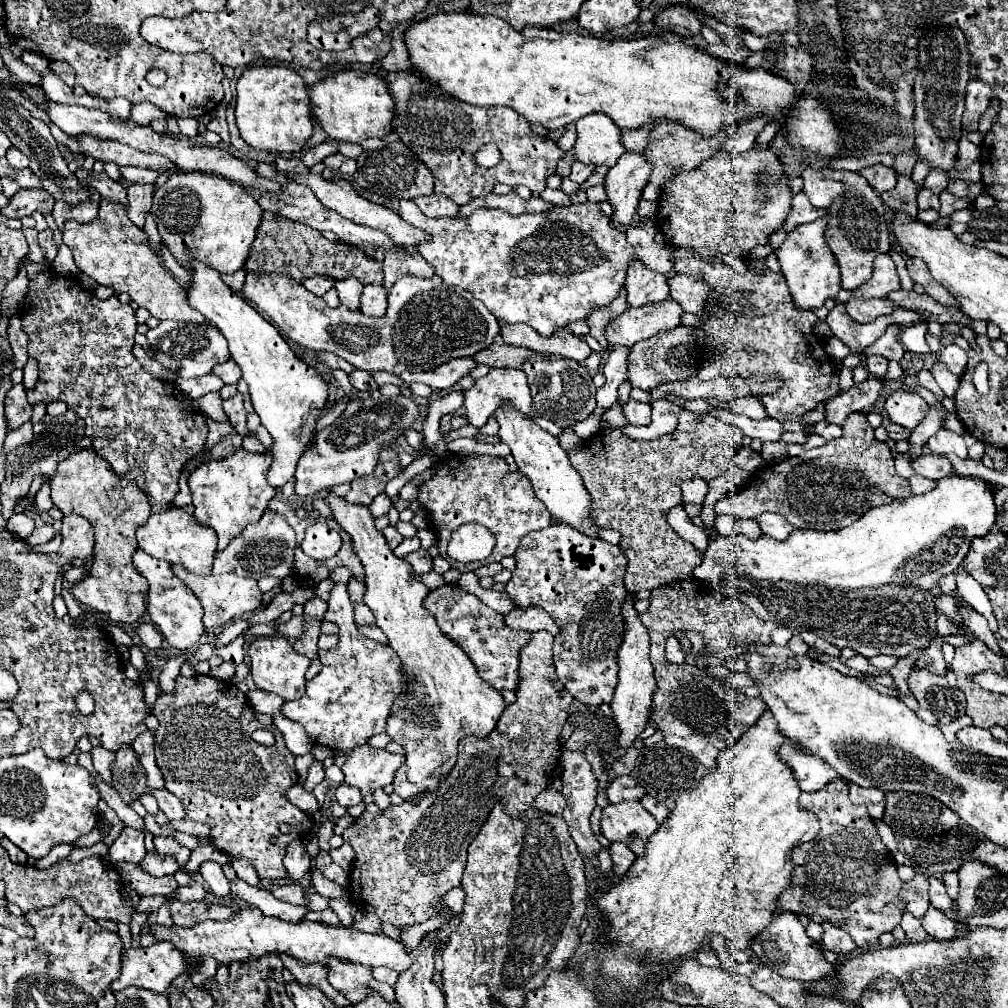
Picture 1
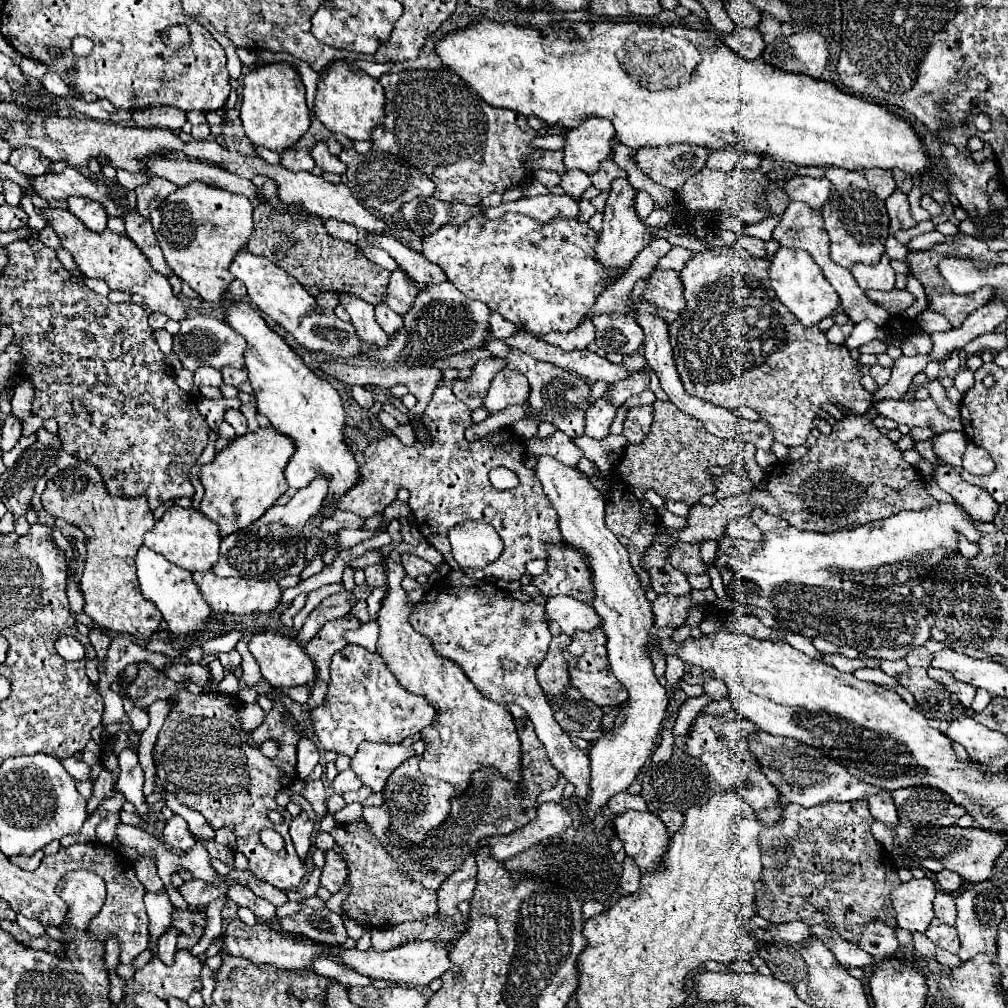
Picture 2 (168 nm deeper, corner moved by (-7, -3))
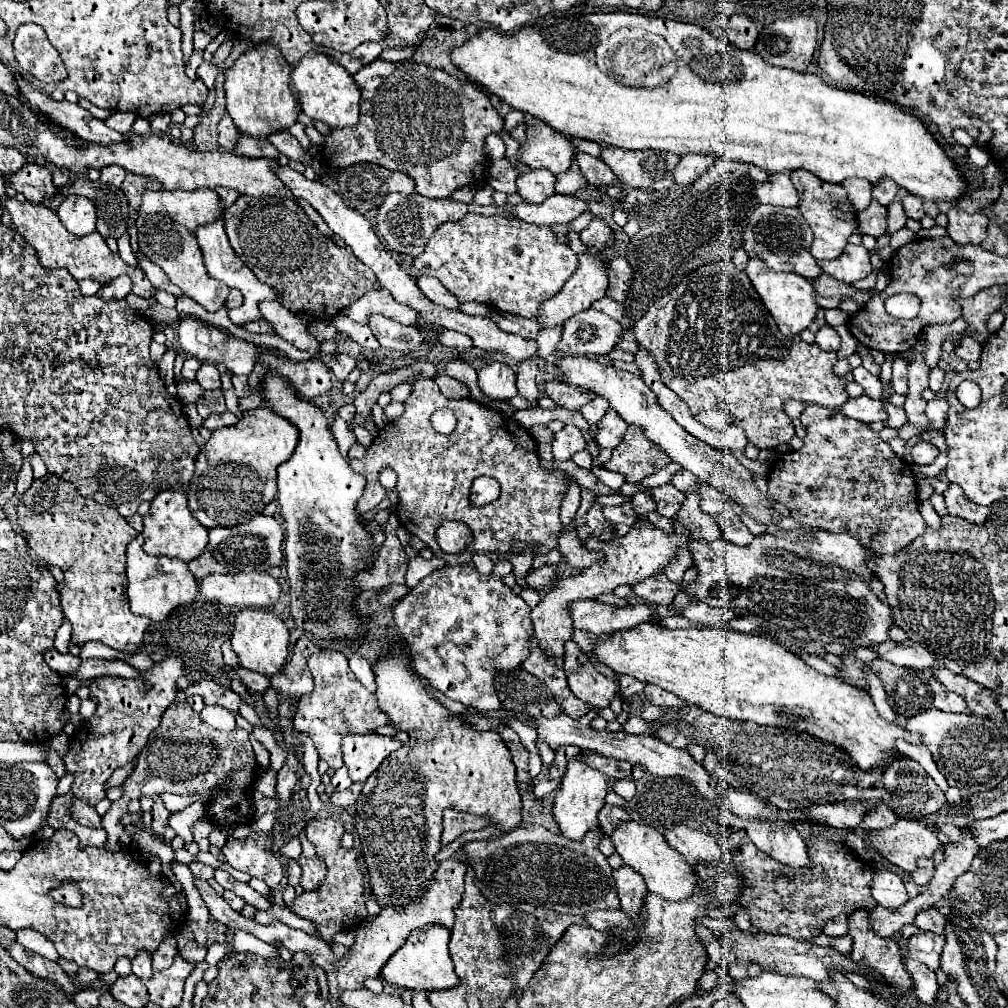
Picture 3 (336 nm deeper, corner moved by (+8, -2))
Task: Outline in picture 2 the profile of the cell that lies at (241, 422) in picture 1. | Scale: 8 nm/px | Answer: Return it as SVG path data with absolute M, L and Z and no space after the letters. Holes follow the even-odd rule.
M227 410L225 412L225 422L229 422L235 428L237 436L243 436L247 432L247 420L241 414L241 410Z

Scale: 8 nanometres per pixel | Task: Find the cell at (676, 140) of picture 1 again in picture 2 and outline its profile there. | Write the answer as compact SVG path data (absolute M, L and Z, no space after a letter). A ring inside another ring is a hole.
M661 146L661 148L639 148L635 152L637 168L647 174L653 182L679 190L687 178L697 174L707 160L709 150L697 146Z

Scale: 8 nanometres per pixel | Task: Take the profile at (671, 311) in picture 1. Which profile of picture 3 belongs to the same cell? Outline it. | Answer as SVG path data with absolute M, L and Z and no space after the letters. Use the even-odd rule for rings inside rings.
M586 309L564 323L558 351L564 355L606 355L616 347L622 333L612 317Z

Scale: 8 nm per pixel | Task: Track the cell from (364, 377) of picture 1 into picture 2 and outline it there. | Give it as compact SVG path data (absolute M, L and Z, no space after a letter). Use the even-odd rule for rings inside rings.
M355 386L355 388L353 388L353 398L355 398L355 402L357 402L363 410L369 410L369 408L373 406L373 394L371 394L369 390L361 388L361 386Z

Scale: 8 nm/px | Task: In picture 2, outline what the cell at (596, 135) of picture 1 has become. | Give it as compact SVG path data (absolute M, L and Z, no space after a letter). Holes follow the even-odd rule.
M587 118L577 128L565 132L563 164L567 170L577 168L587 174L599 170L603 158L611 158L613 124L605 118Z

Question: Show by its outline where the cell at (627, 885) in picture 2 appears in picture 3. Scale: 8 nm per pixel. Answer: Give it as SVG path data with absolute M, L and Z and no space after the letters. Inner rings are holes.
M622 865L622 867L614 869L614 881L616 881L616 891L618 891L622 909L628 915L636 917L642 909L642 899L648 893L642 875L632 871L628 865Z

